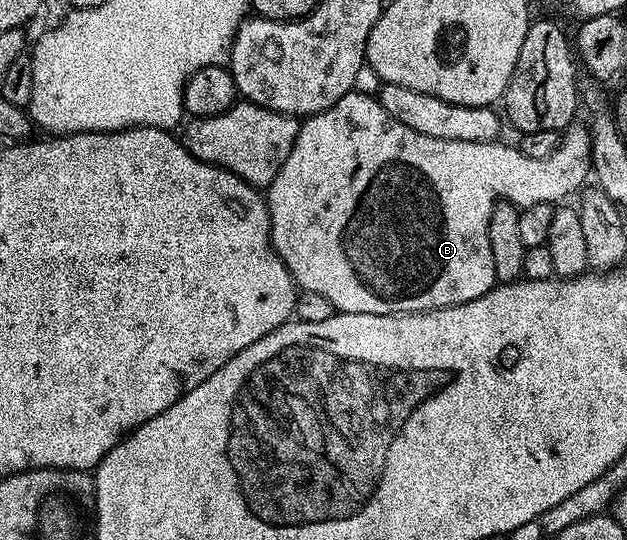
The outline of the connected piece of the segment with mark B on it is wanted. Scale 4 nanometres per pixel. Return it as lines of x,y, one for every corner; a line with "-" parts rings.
353,89
349,93
345,93
338,101
331,107
327,107
324,111
319,111
316,115
306,116
299,124
299,132
297,137
293,141
293,149
289,149
289,157
285,157
285,161
281,165
281,169
277,173
277,177
273,177
270,187
266,188
265,198
267,200
267,210
271,212
271,243
275,246
275,251
278,252
280,257
283,258
283,263
286,264
288,271
291,272
292,278
300,288
303,288
306,292
313,291
320,294
321,297
325,297
331,302
336,312
340,311
353,311
357,313
377,313
378,315
384,314
386,303
411,303
407,305
413,305
414,310
417,311
429,311
437,307
447,307
453,303
464,303
470,299
476,299
485,294
486,291
490,291
492,287
496,286
497,280
495,277
495,257
494,249
491,248
491,214
493,214
495,205
498,199
510,197
510,200
517,204
520,208
528,207
531,204
537,203
555,203
556,201
563,201
570,191
577,190
585,181
588,173
590,176
592,170
592,134
590,130
585,126
575,127
570,126
561,137
561,146
559,155
538,157
532,155
529,157
528,152
521,150
518,146
511,147
509,145
501,145
502,142
492,141
489,143
482,143
477,140
461,140
456,138
443,138
440,135
432,135
427,131
420,129
418,126
412,125
410,122
404,121
400,116
392,113
378,98
374,99
371,95
366,95
365,92
359,91
360,89

